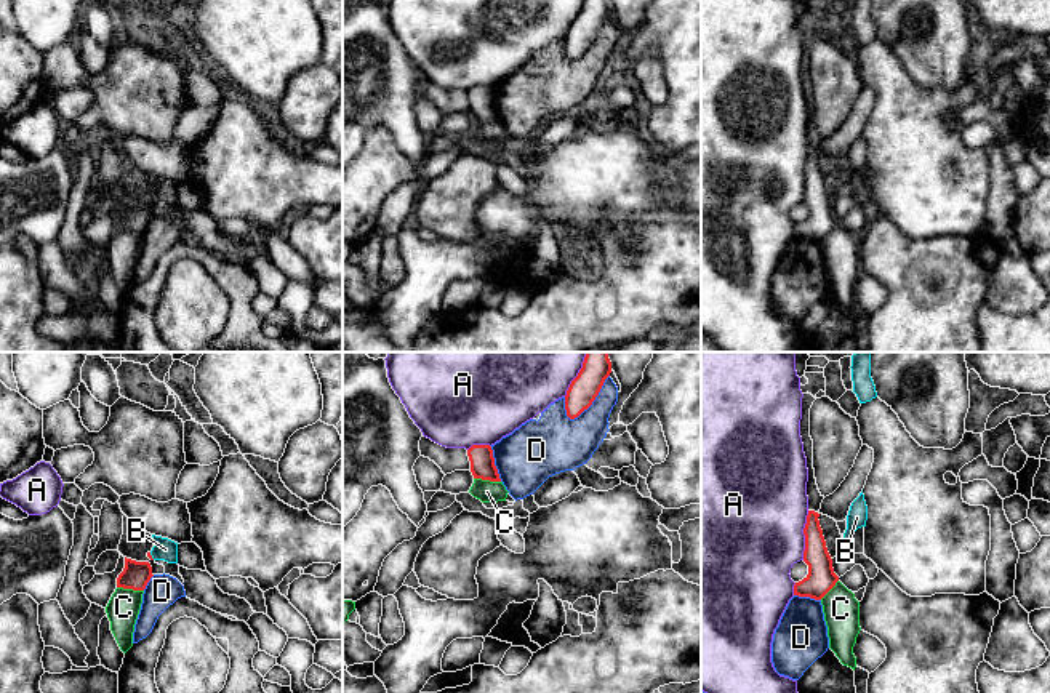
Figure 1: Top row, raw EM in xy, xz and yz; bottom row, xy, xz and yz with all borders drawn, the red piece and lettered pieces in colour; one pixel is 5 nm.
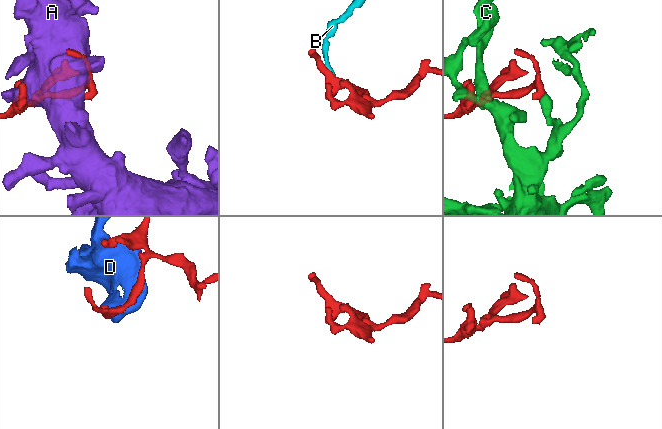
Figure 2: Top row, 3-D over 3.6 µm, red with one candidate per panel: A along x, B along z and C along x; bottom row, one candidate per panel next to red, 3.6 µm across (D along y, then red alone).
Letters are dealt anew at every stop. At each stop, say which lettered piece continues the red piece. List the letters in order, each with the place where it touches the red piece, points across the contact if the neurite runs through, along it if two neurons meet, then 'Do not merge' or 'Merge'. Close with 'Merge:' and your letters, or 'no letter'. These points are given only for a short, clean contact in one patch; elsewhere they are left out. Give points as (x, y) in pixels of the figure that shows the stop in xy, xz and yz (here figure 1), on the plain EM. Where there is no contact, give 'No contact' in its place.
A: Touches red at yz (804, 175). Do not merge
B: Touches red at xy (151, 197). Boundary: xy (149, 194), (154, 200). Do not merge
C: Touches red at xy (130, 229). Boundary: xy (117, 228), (143, 232). Do not merge
D: Touches red at xz (594, 40). Do not merge
Merge: no letter

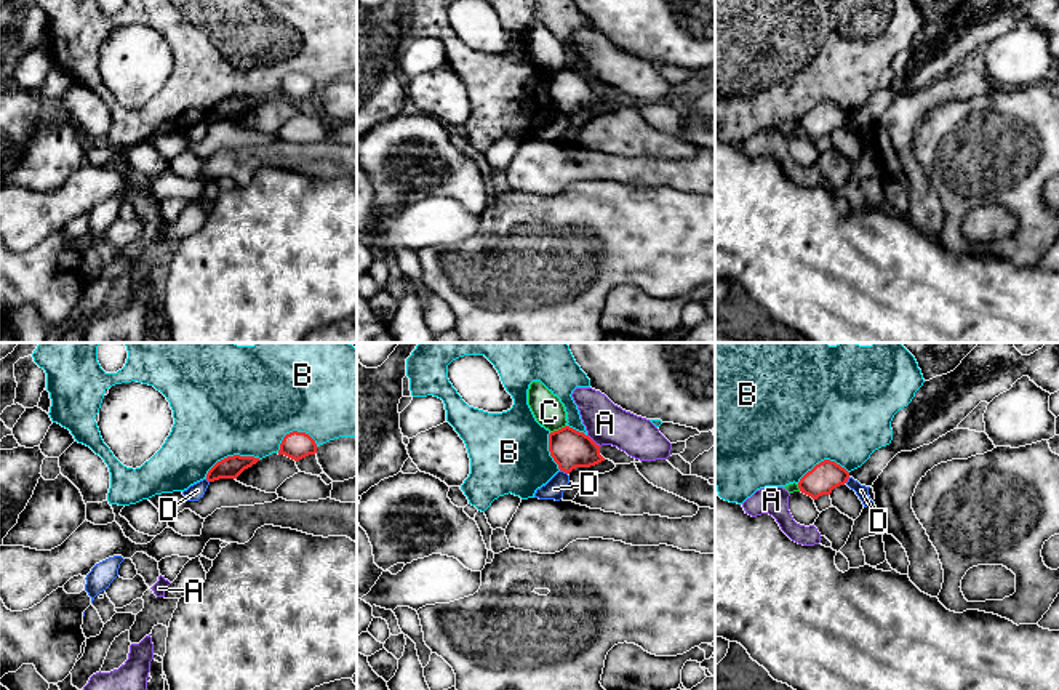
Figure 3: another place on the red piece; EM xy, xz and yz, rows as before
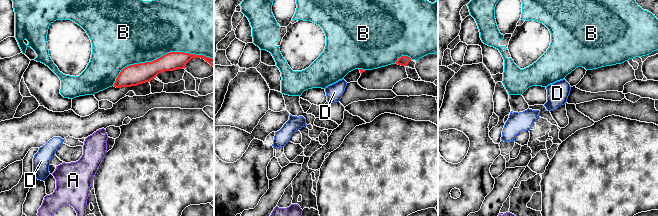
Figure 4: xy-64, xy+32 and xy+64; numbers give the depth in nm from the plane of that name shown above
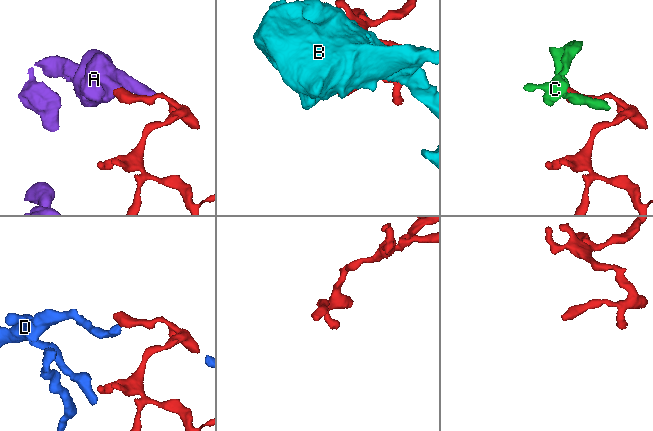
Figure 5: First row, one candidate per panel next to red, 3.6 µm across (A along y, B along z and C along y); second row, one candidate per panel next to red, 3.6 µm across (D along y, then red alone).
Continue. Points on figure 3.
A: Touches red at xz (592, 82). Do not merge
B: Touches red at xy (231, 98). Do not merge
C: Touches red at xz (559, 71). Boundary: xz (565, 66), (551, 74). Do not merge
D: Touches red at xz (563, 112). Boundary: xz (560, 111), (567, 116). Do not merge
Merge: no letter

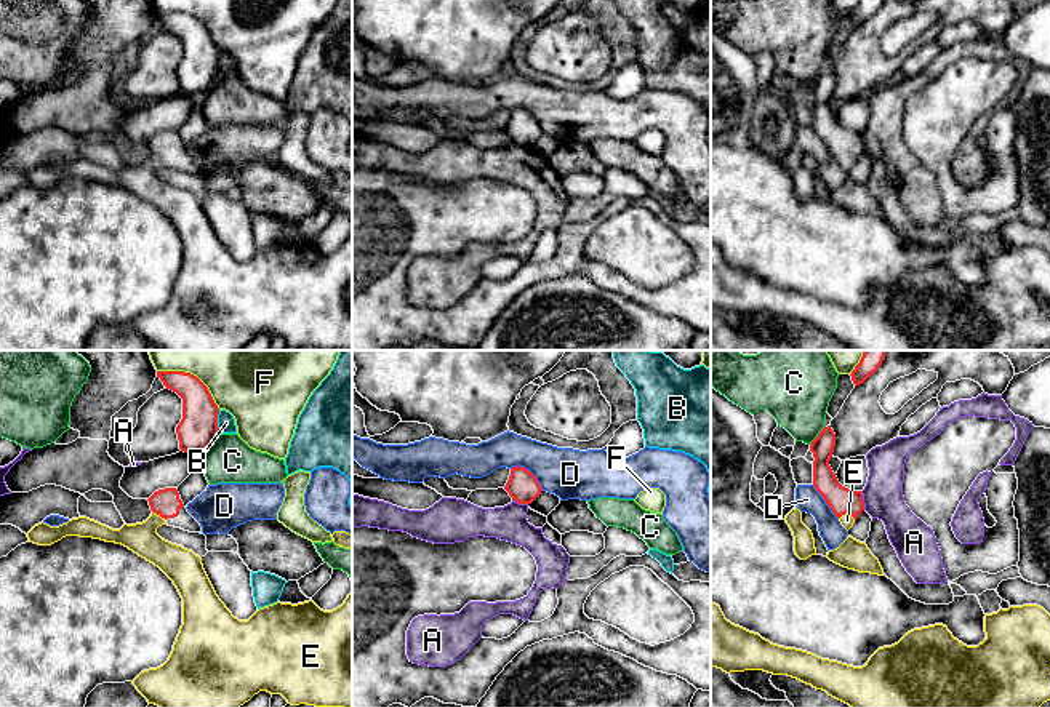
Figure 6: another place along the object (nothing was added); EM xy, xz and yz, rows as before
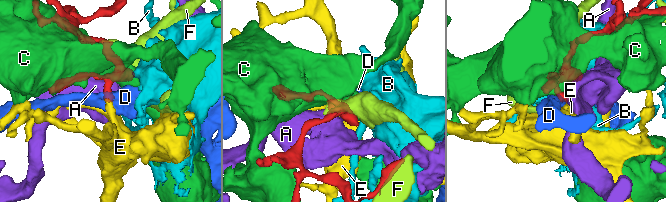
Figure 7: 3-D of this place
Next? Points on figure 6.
A: Touches red at yz (861, 143). Do not merge
B: Touches red at xy (216, 63). Do not merge
C: Touches red at xy (212, 83). Do not merge
D: Touches red at xz (530, 114). Boundary: xz (511, 109), (525, 109), (543, 131). Do not merge
E: Touches red at yz (847, 154). Path across: yz (841, 141), (847, 154), (847, 162). Merge
F: Touches red at xy (192, 16). Do not merge
Merge: E

